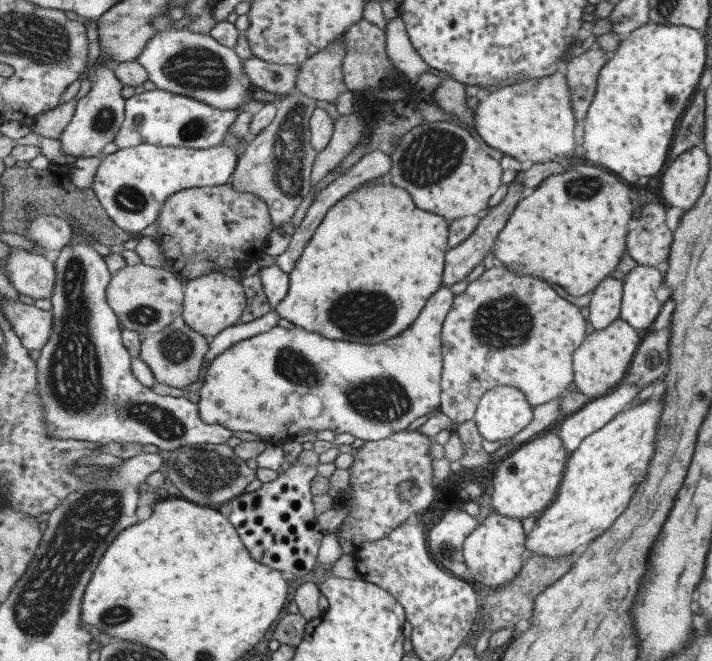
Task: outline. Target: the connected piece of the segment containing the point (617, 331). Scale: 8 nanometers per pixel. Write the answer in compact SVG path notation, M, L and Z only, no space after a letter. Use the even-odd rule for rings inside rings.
M617 318L615 322L611 322L603 330L595 330L595 332L587 334L583 344L573 352L573 384L575 384L575 390L589 396L589 400L595 400L599 396L607 396L623 380L641 340L643 340L643 334L639 334L635 328L631 328L621 318Z

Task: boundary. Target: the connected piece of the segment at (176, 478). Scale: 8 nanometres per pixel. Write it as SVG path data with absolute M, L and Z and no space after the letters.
M227 444L225 446L185 446L171 454L167 468L169 468L171 482L177 486L183 498L215 510L221 504L229 504L235 498L243 496L247 486L255 478L259 478L257 470L251 470L247 462L243 462Z

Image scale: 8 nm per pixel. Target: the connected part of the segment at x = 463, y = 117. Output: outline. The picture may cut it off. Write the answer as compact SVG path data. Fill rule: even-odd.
M445 78L441 80L433 102L437 102L437 106L445 112L445 114L453 114L459 118L459 122L463 124L471 124L473 126L473 110L469 110L465 106L465 84L453 80L453 78Z

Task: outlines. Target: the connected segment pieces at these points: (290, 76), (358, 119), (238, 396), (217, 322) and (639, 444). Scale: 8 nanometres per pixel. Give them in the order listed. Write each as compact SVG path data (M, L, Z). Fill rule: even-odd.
M253 54L253 58L245 60L245 74L251 86L279 94L289 96L295 90L295 78L299 68L297 66L281 66L271 64L259 56Z
M315 100L315 108L327 110L335 120L333 136L331 142L325 150L321 150L313 162L311 170L311 186L315 186L321 178L325 178L331 170L337 168L337 164L361 142L363 130L365 130L365 120L359 114L349 114L349 116L339 116L335 106L325 100Z
M439 288L429 300L427 304L423 306L419 318L407 328L403 330L399 336L395 336L393 340L387 340L385 344L357 344L357 342L341 342L341 340L327 340L323 334L315 334L315 332L309 332L305 328L293 328L293 330L287 330L287 328L281 328L281 326L275 326L273 330L265 332L265 334L259 334L251 340L245 340L241 344L235 344L233 348L229 348L227 352L223 352L221 356L217 356L209 368L205 370L205 384L201 388L201 392L197 394L197 404L199 404L199 412L203 416L203 420L209 424L209 426L225 426L225 428L231 428L233 432L251 432L255 436L259 436L261 442L265 444L285 444L287 440L295 440L295 436L301 432L301 430L313 430L315 434L321 432L321 430L331 430L335 436L343 436L343 434L351 434L355 438L361 438L365 444L367 442L381 442L381 440L387 440L391 436L395 436L397 432L405 432L405 428L415 420L415 418L421 418L423 414L429 414L431 410L437 408L439 404L439 374L441 372L441 328L443 328L443 320L445 316L449 314L451 306L453 306L453 300L455 300L455 294L451 292L451 288Z
M211 272L207 276L187 282L185 298L187 300L185 300L183 316L185 316L187 324L191 324L191 328L195 328L197 332L205 334L209 338L209 342L215 340L217 336L221 336L227 328L237 326L243 320L243 314L247 312L247 304L249 304L243 282L229 278L227 274L217 274L217 272Z
M645 402L641 406L633 406L631 410L619 412L611 422L607 422L601 430L593 432L587 436L575 452L567 456L567 464L563 470L563 480L559 484L559 490L555 494L555 500L537 516L535 526L525 538L525 548L531 550L533 558L569 558L573 552L581 554L581 548L599 538L611 524L621 516L623 508L627 506L631 494L635 492L637 484L641 482L645 468L649 464L649 458L653 454L653 436L657 428L657 418L659 418L661 402Z

